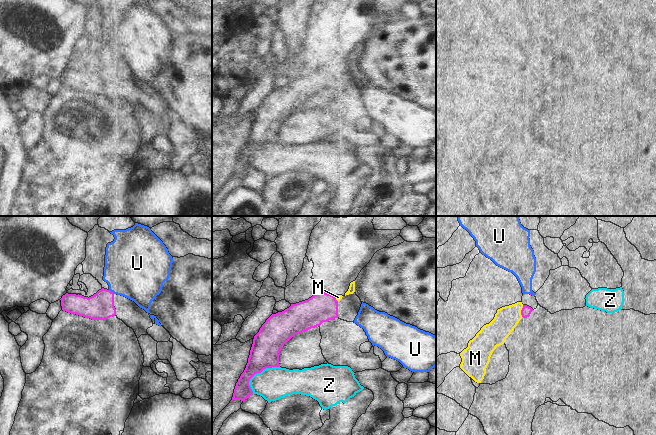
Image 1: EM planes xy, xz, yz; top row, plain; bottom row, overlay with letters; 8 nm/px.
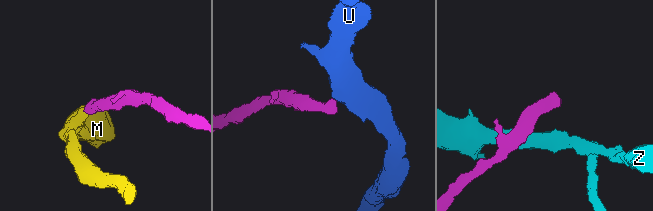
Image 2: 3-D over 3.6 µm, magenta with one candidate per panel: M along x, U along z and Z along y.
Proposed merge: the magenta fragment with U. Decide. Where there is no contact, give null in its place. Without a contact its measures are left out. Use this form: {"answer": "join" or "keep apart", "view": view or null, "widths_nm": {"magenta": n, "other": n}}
{"answer": "keep apart", "view": "xy", "widths_nm": {"magenta": 220, "other": 460}}

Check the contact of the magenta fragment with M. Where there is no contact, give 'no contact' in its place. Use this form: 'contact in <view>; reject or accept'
contact in yz; accept

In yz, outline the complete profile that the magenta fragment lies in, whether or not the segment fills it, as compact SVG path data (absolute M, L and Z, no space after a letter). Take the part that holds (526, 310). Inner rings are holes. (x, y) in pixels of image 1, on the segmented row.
M522 302L498 309L494 319L484 325L469 341L468 347L460 353L460 368L475 382L481 383L493 351L504 344L519 321L529 317L532 311L531 307Z

